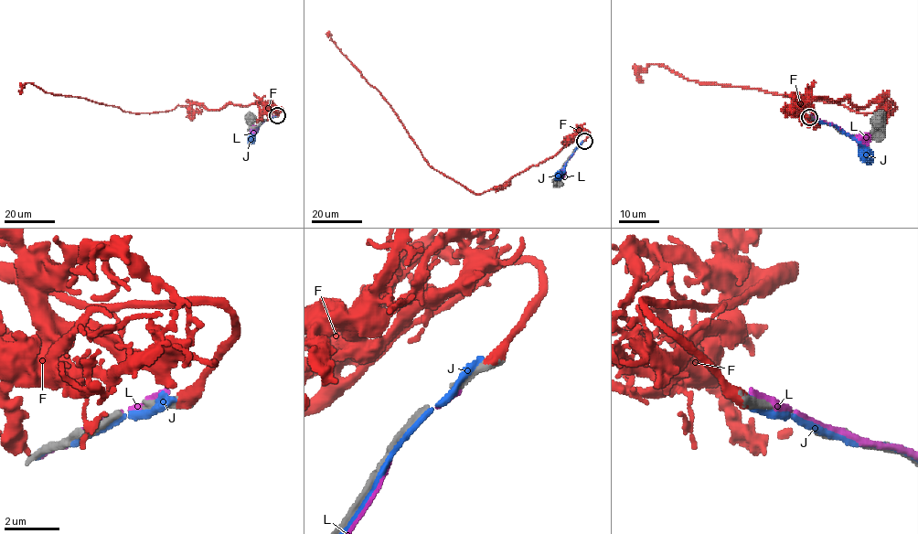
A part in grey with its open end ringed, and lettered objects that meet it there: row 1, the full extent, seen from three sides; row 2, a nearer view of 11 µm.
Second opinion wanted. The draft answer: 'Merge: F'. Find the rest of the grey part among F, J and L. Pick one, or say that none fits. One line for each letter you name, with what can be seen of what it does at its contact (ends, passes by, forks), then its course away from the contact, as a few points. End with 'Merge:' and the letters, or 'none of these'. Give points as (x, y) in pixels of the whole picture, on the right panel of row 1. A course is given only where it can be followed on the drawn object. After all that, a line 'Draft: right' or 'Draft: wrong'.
F: it ends | via (810, 117), (795, 103), (895, 105), (854, 112), (699, 84), (658, 64), (641, 69), (642, 82)
Merge: F
Draft: right

